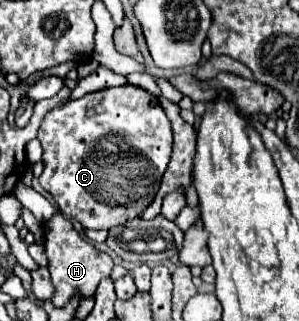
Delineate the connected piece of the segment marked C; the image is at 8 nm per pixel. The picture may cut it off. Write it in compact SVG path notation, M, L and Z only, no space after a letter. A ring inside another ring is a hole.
M135 85L95 91L77 101L51 109L41 121L37 139L43 147L43 173L39 177L41 187L51 193L67 219L77 219L87 229L109 229L139 217L159 191L173 145L171 123L165 117L159 99ZM103 139L111 139L117 145L105 149Z

